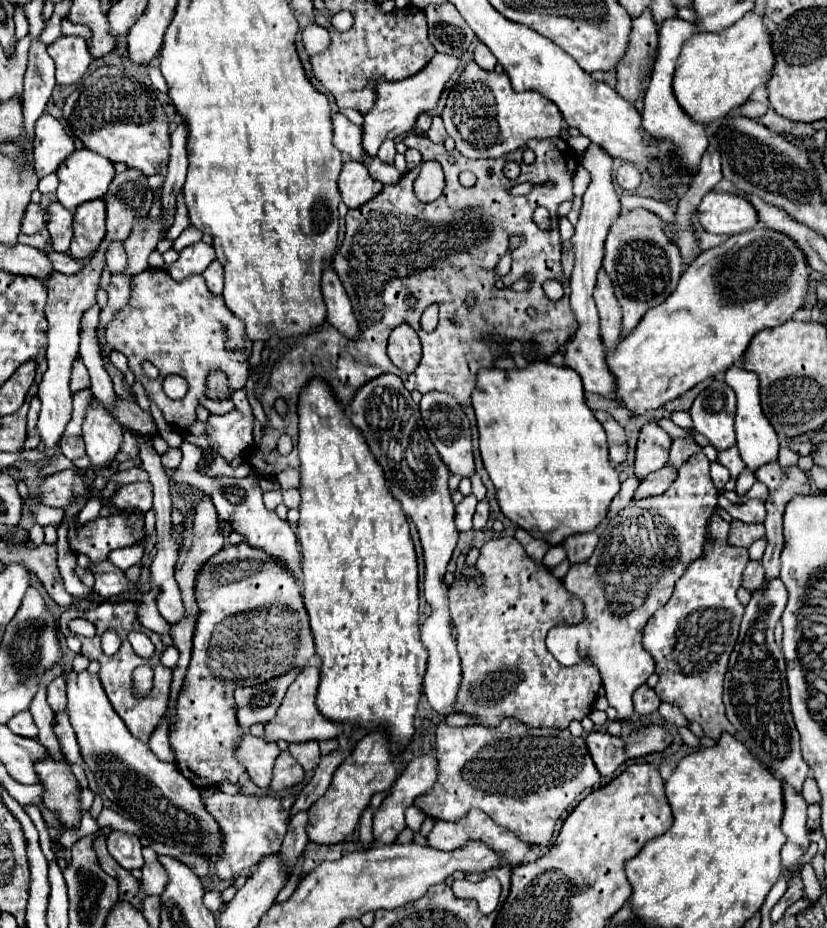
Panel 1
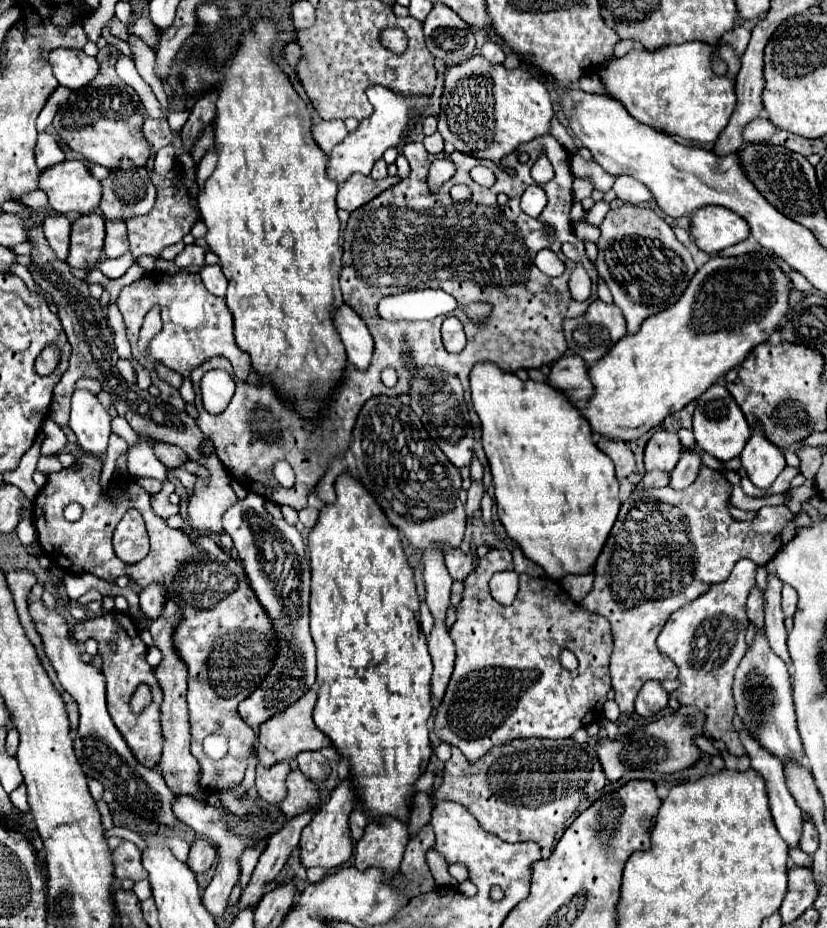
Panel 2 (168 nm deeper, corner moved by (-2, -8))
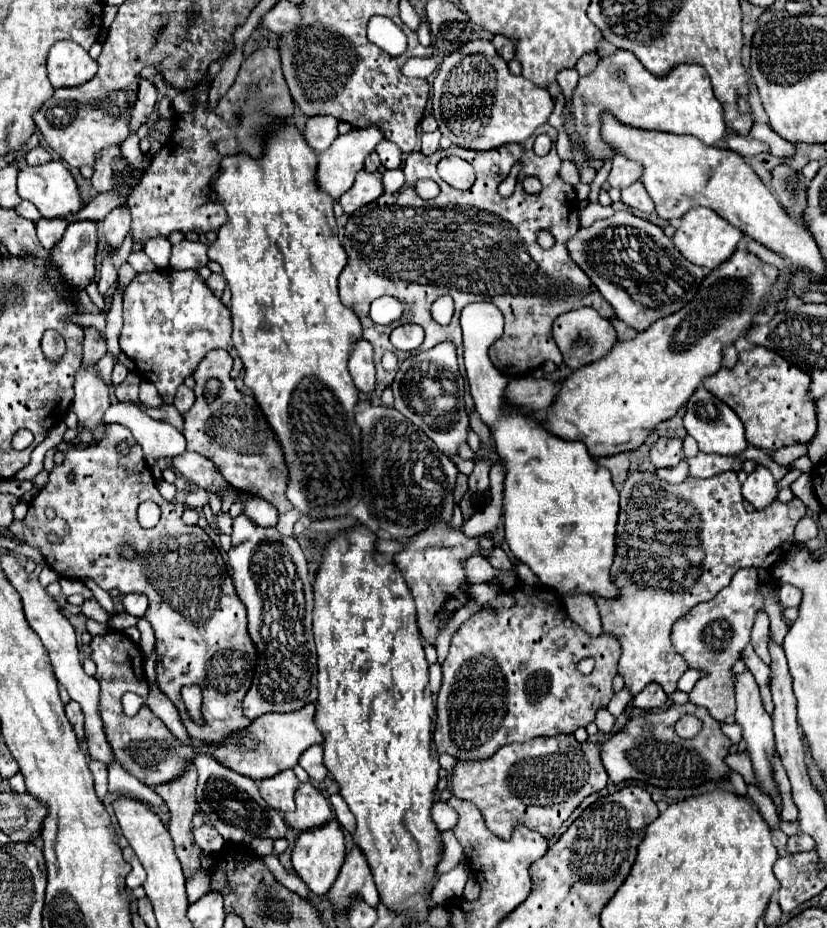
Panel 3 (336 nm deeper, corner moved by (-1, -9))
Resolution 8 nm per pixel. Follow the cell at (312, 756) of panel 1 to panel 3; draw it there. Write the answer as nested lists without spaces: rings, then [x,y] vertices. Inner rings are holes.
[[[311,746],[303,752],[299,764],[305,768],[305,772],[309,774],[311,780],[325,780],[327,776],[327,768],[323,766],[323,748],[321,746]]]

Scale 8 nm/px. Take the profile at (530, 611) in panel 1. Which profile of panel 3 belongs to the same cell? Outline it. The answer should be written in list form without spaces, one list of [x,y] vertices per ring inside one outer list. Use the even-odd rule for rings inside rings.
[[[519,584],[515,590],[511,592],[503,592],[493,600],[495,604],[495,612],[477,612],[473,614],[467,622],[463,622],[463,626],[453,634],[451,640],[451,648],[449,654],[443,662],[443,684],[441,690],[437,694],[437,702],[435,702],[435,714],[437,714],[437,726],[435,726],[435,734],[433,734],[433,742],[439,754],[451,754],[457,760],[485,760],[491,758],[501,746],[511,744],[511,742],[527,742],[533,740],[537,736],[557,736],[557,734],[573,734],[577,728],[587,726],[589,722],[595,720],[595,712],[599,708],[605,708],[613,696],[613,688],[611,682],[617,676],[617,662],[621,656],[621,646],[617,638],[611,638],[609,634],[601,634],[599,638],[591,638],[589,634],[583,634],[583,630],[579,630],[579,626],[575,626],[575,622],[571,622],[571,618],[567,616],[563,604],[561,604],[561,596],[547,588],[547,586],[523,586]],[[583,658],[593,658],[595,660],[595,668],[589,676],[581,674],[577,670],[577,662]]]

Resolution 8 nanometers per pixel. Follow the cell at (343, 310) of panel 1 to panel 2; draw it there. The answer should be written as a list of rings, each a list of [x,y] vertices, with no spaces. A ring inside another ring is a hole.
[[[342,303],[338,309],[332,309],[332,323],[342,337],[348,361],[358,369],[366,369],[372,357],[372,337],[360,315]]]

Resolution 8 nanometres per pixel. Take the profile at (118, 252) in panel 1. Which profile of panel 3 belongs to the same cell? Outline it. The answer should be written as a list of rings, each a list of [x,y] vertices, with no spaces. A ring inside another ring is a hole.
[[[127,206],[111,210],[103,220],[103,232],[105,232],[107,244],[113,248],[119,248],[123,244],[125,234],[129,232],[129,226],[131,226],[131,212]]]

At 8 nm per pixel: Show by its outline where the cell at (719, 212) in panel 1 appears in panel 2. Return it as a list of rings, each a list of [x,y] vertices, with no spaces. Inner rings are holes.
[[[700,207],[692,215],[694,243],[706,253],[718,253],[750,237],[748,223],[726,207]]]

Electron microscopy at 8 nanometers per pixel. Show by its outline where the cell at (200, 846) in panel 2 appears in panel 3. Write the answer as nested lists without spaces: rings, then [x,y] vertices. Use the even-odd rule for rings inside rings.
[[[203,824],[199,828],[195,828],[195,842],[203,848],[203,852],[207,854],[213,854],[213,852],[219,852],[219,848],[223,850],[225,846],[225,840],[223,836],[211,826],[211,824]]]

